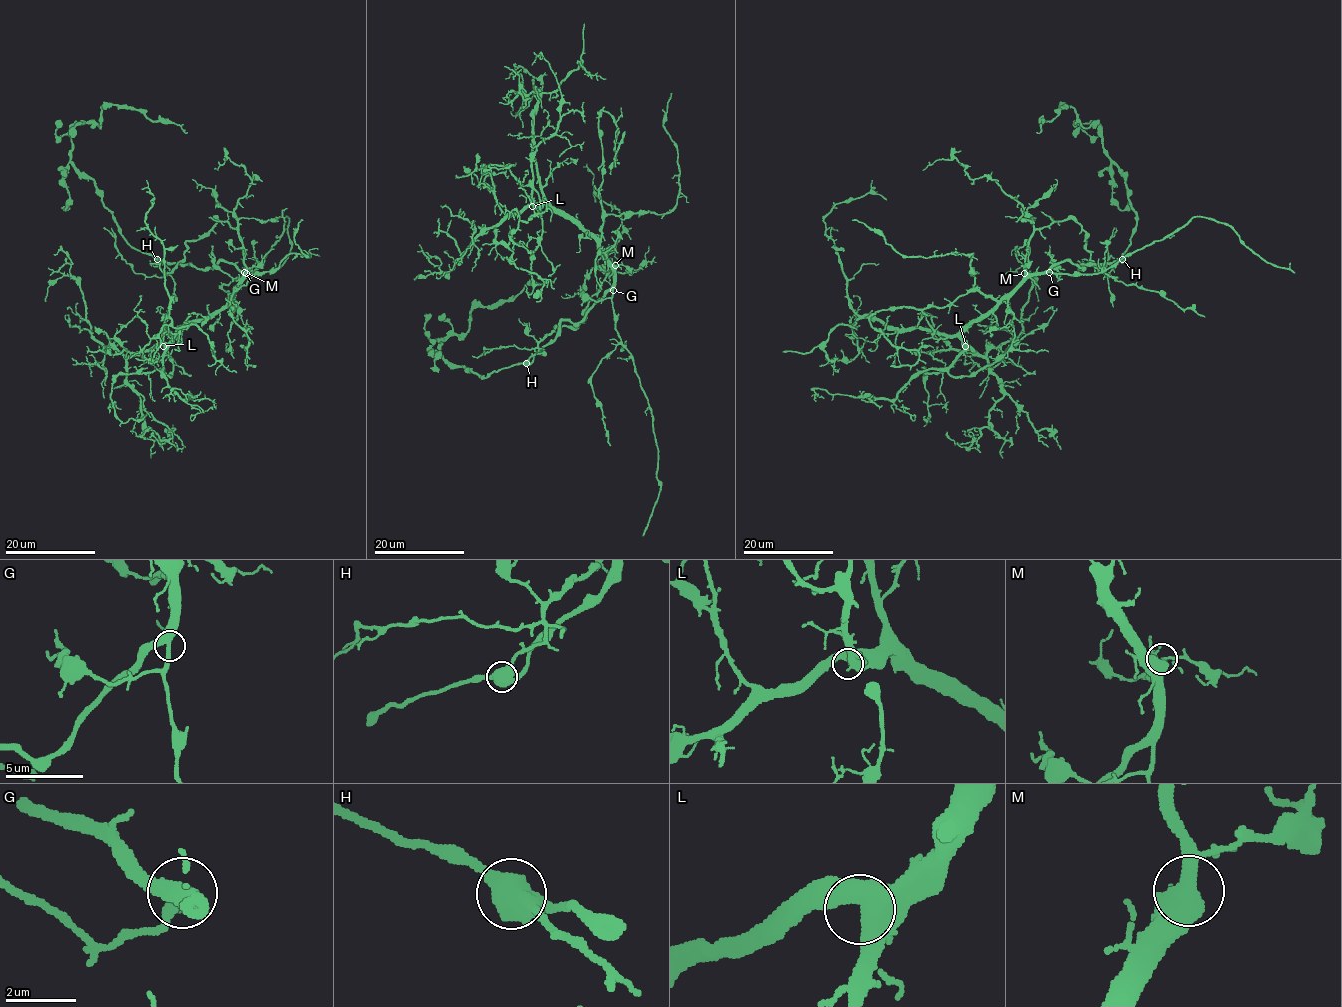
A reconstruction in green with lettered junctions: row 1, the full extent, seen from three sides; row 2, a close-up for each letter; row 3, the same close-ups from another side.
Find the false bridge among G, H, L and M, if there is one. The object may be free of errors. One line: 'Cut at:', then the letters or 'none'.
Cut at: none

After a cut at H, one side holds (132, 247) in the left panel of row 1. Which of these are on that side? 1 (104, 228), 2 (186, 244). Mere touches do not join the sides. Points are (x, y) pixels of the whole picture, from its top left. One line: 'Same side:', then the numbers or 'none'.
Same side: 2

